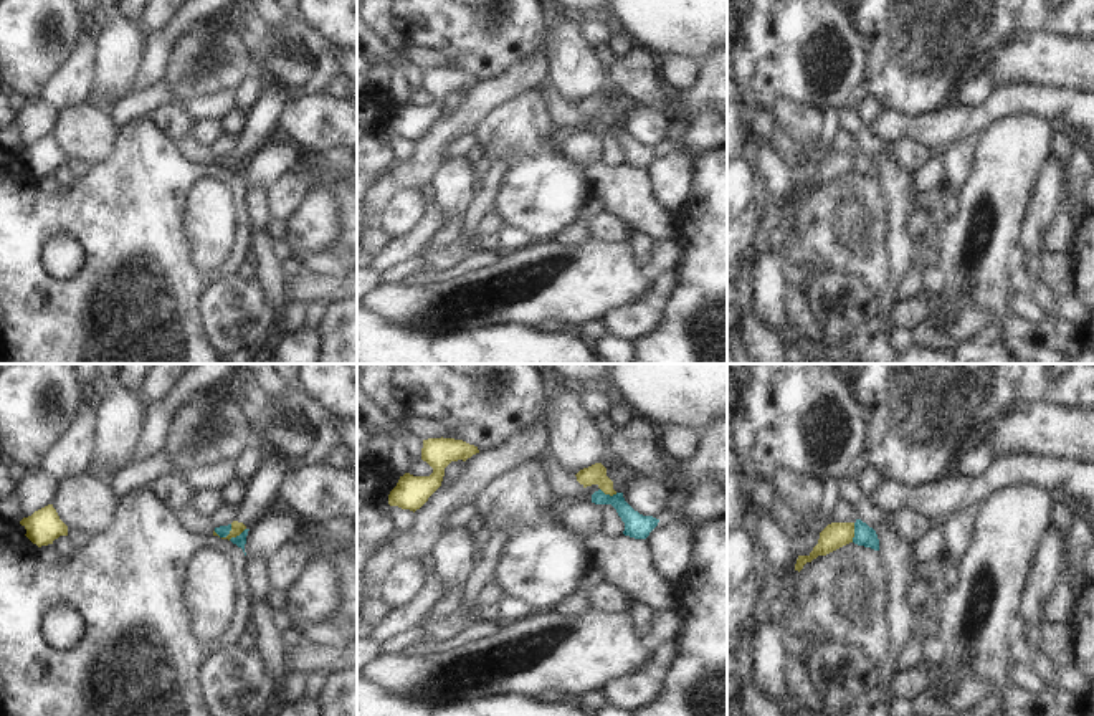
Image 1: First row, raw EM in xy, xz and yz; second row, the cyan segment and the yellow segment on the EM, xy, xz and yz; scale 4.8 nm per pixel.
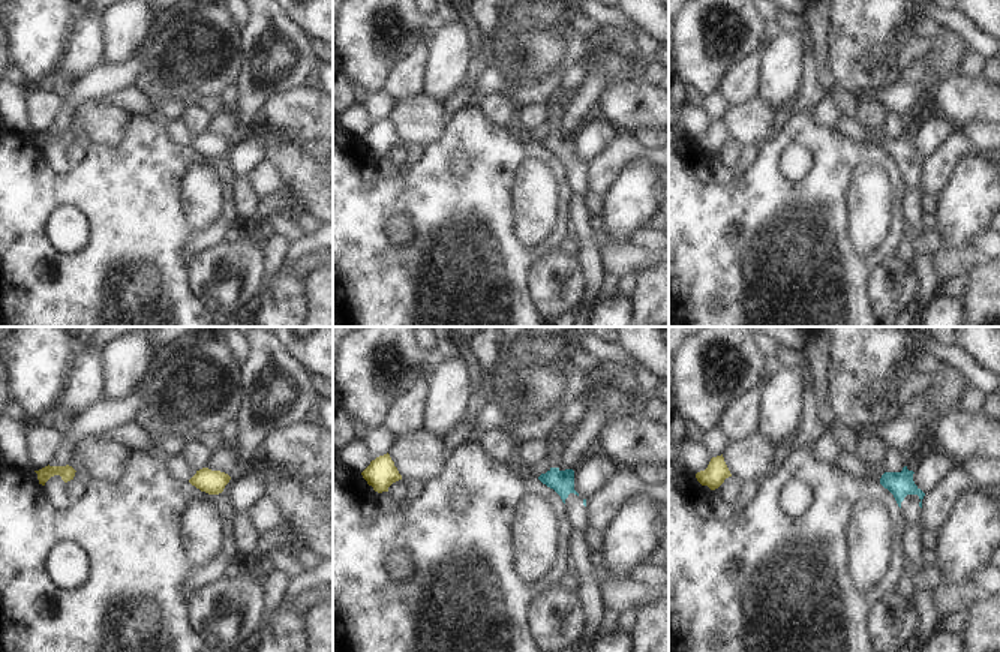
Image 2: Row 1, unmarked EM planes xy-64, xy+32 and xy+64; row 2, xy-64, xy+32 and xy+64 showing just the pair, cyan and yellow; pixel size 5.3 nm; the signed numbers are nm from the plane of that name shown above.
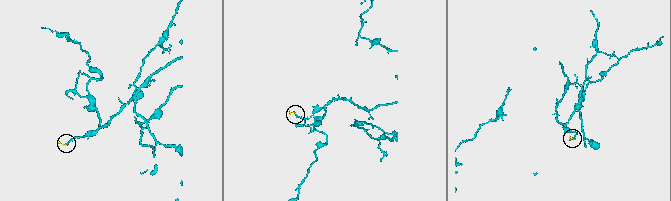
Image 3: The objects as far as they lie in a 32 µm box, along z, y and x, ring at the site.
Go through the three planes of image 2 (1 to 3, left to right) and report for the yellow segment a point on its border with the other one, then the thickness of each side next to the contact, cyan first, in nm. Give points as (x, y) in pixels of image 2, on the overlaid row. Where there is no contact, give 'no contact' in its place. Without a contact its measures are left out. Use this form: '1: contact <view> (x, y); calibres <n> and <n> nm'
1: no contact
2: no contact
3: no contact

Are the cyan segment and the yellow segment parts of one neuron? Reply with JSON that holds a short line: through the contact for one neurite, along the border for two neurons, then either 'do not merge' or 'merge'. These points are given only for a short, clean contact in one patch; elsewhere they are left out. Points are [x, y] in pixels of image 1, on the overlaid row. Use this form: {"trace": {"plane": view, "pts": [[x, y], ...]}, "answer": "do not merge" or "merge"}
{"trace": {"plane": "yz", "pts": [[855, 523], [851, 541]]}, "answer": "do not merge"}

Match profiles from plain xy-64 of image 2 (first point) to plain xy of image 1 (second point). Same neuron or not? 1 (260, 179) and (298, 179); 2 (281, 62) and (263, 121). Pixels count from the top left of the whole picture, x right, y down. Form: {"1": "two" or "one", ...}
{"1": "one", "2": "one"}

